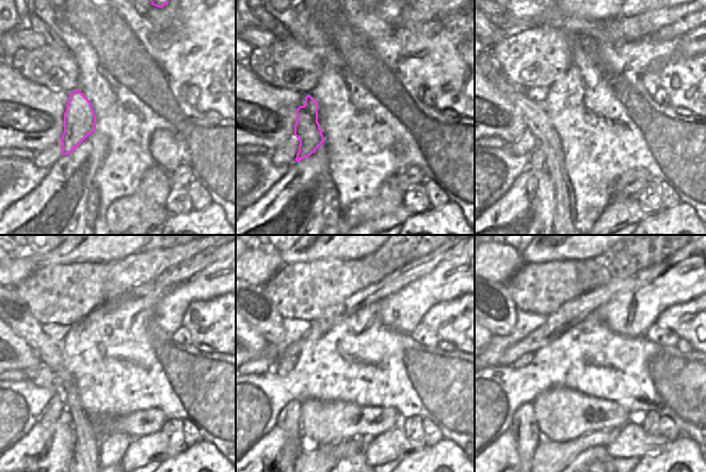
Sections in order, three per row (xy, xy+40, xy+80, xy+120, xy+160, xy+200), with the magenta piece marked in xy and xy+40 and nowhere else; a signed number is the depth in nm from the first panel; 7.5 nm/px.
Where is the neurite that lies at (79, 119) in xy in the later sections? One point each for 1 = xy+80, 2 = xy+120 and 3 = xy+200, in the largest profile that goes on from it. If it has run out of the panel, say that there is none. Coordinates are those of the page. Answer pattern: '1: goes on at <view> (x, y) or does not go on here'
1: goes on at xy+80 (547, 143)
2: goes on at xy+120 (51, 355)
3: goes on at xy+200 (525, 427)

